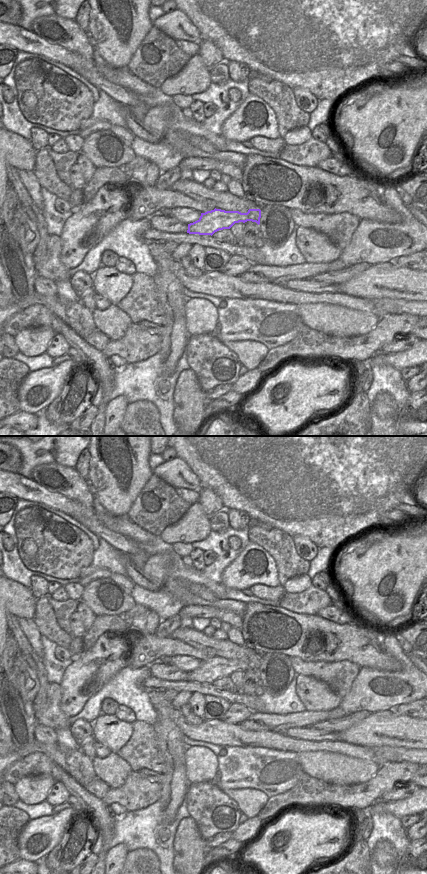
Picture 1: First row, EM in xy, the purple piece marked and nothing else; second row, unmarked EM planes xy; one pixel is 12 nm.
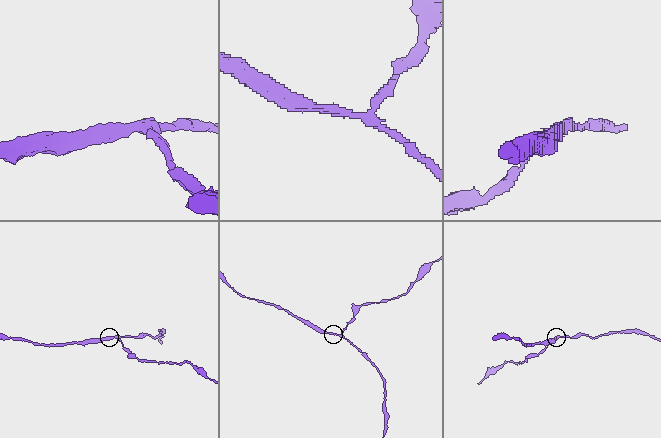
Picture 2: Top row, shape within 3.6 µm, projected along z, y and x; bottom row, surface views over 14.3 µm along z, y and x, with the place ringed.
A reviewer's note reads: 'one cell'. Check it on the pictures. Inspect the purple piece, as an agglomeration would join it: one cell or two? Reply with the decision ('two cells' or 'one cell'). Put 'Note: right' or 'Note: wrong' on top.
Note: wrong
two cells

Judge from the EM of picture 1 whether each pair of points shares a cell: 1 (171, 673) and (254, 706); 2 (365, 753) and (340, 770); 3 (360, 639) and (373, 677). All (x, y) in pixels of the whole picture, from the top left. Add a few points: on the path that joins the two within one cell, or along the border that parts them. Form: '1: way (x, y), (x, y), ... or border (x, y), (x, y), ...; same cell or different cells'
1: border (162, 679), (186, 680); different cells
2: border (335, 752), (374, 761), (380, 765); different cells
3: border (361, 667), (393, 671); different cells

